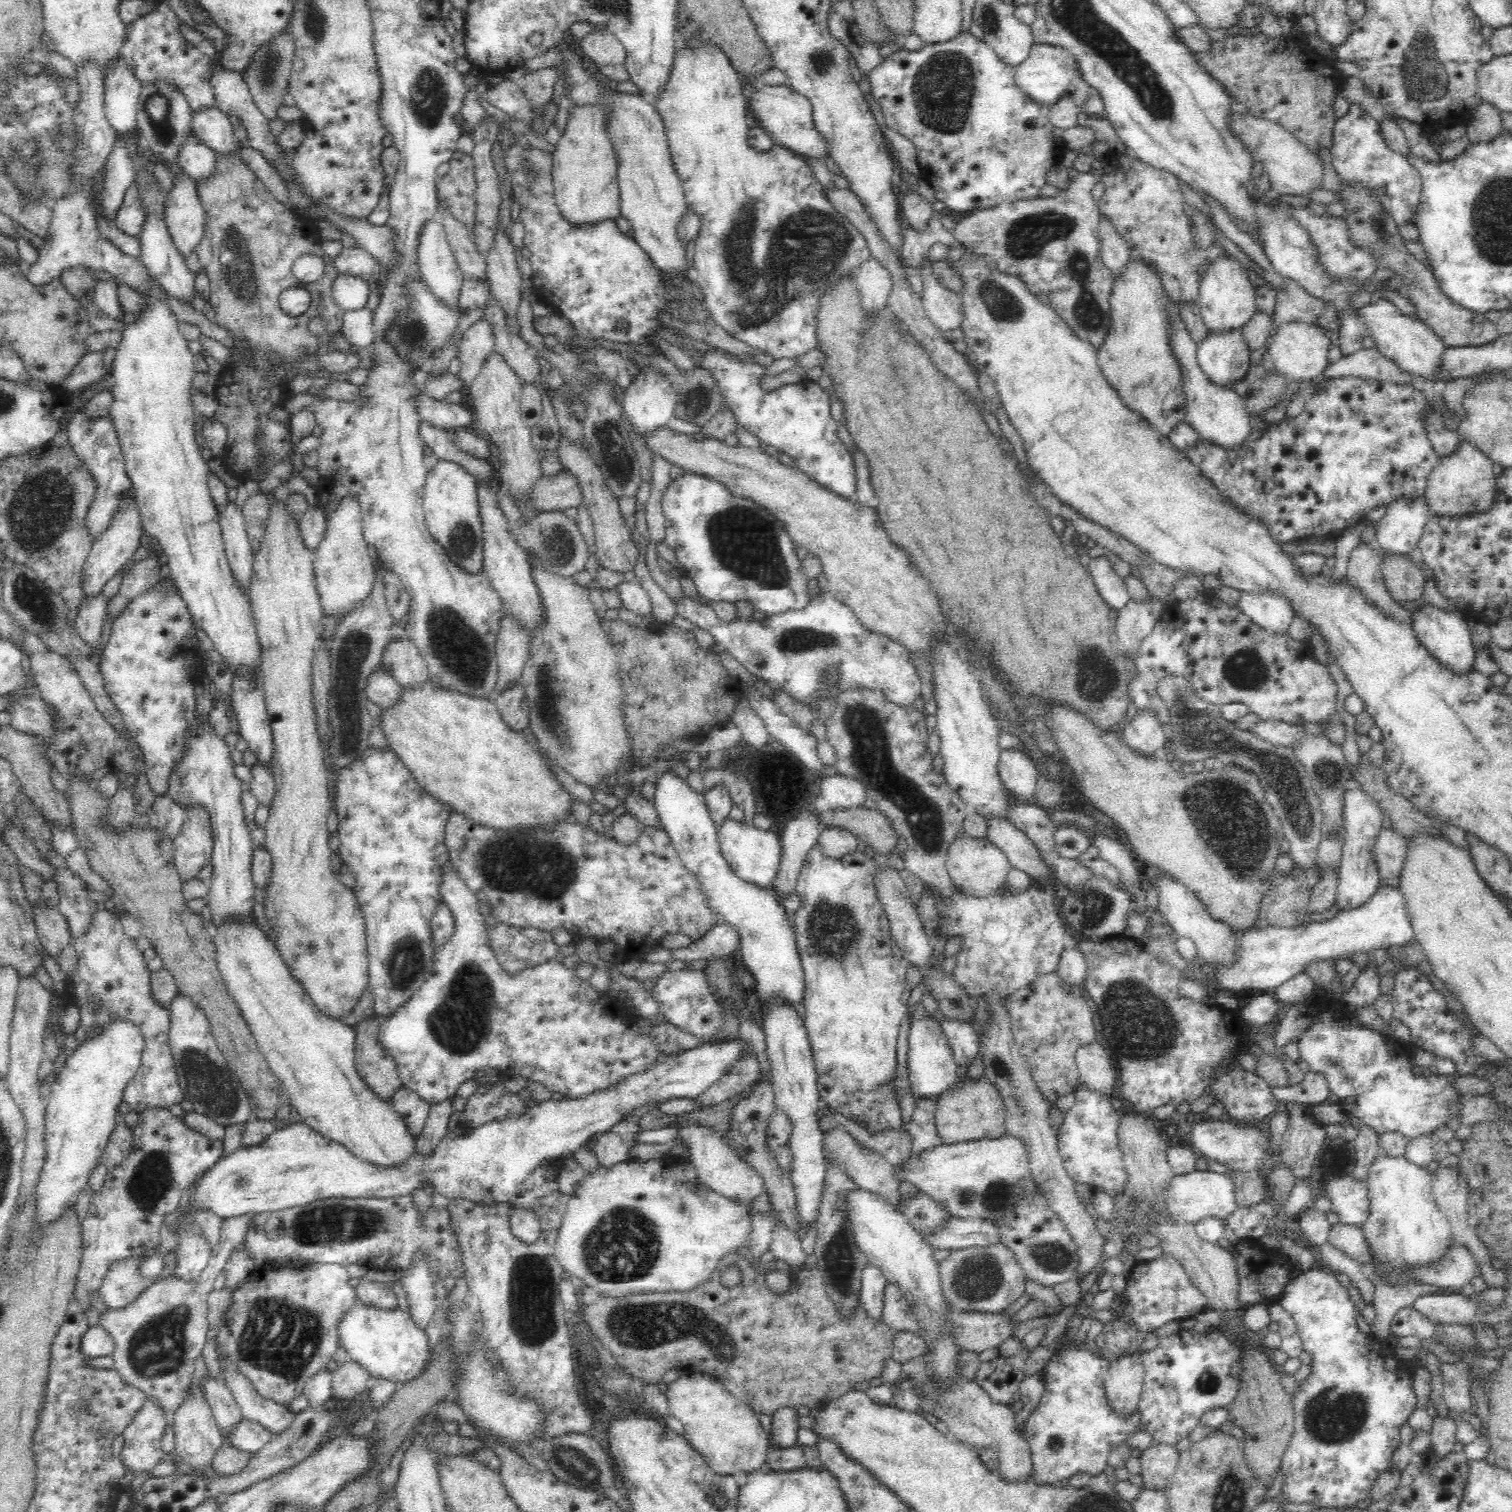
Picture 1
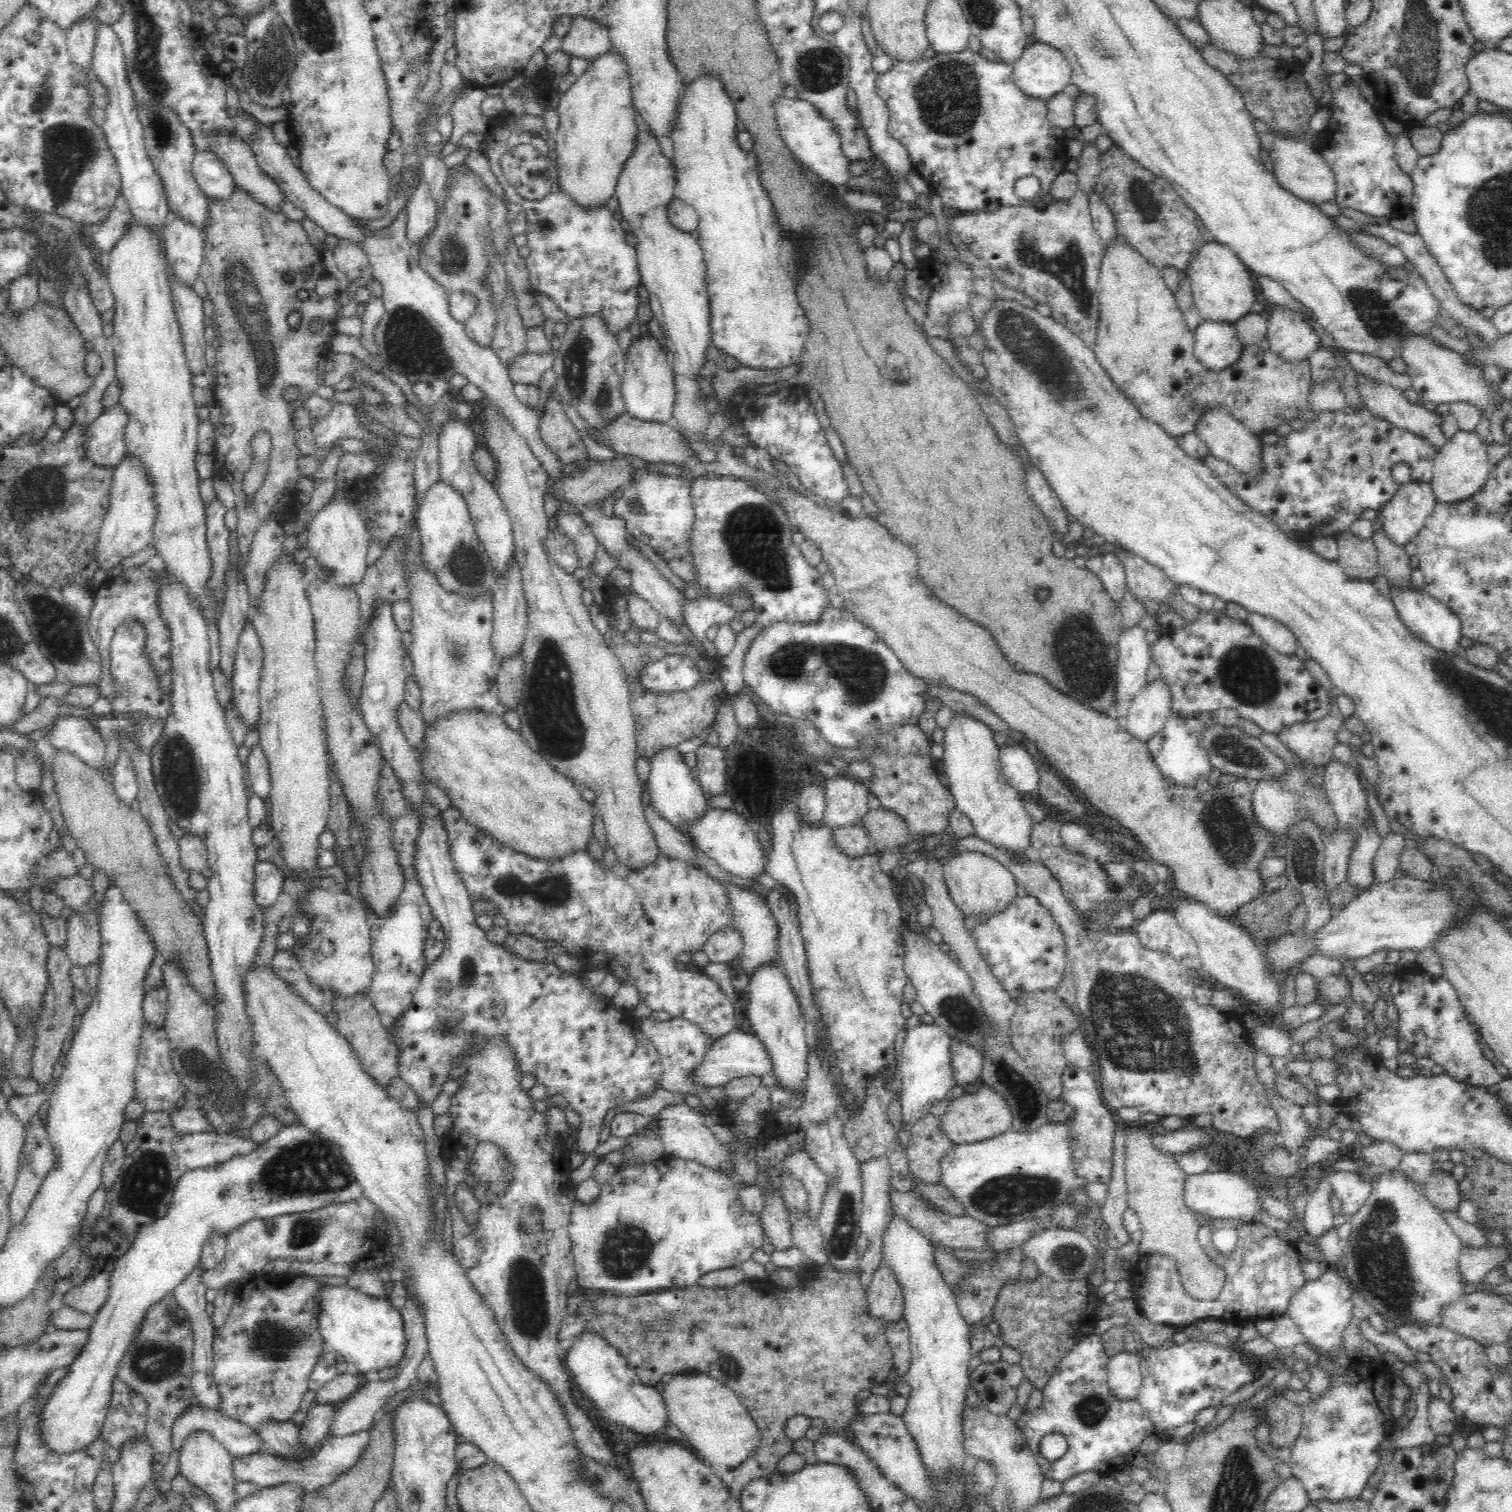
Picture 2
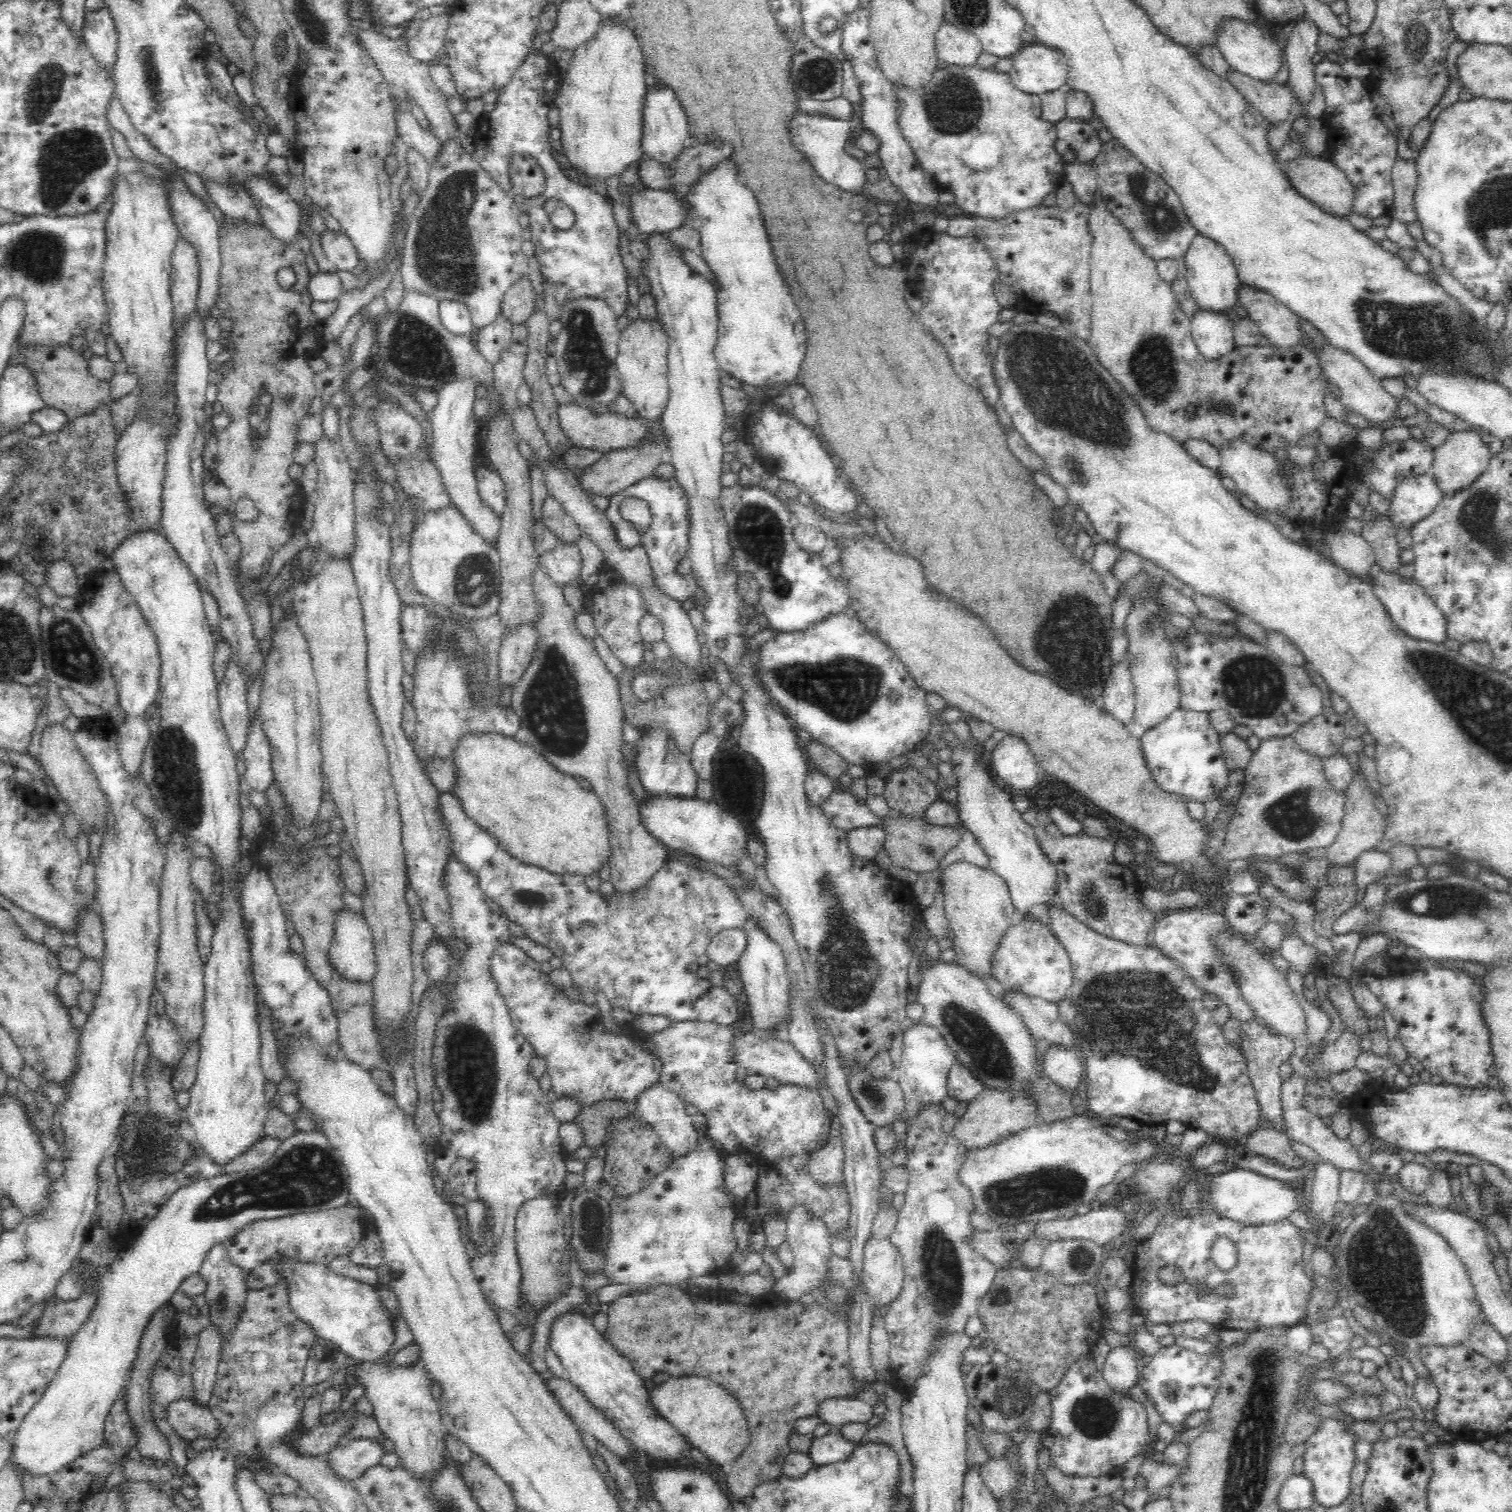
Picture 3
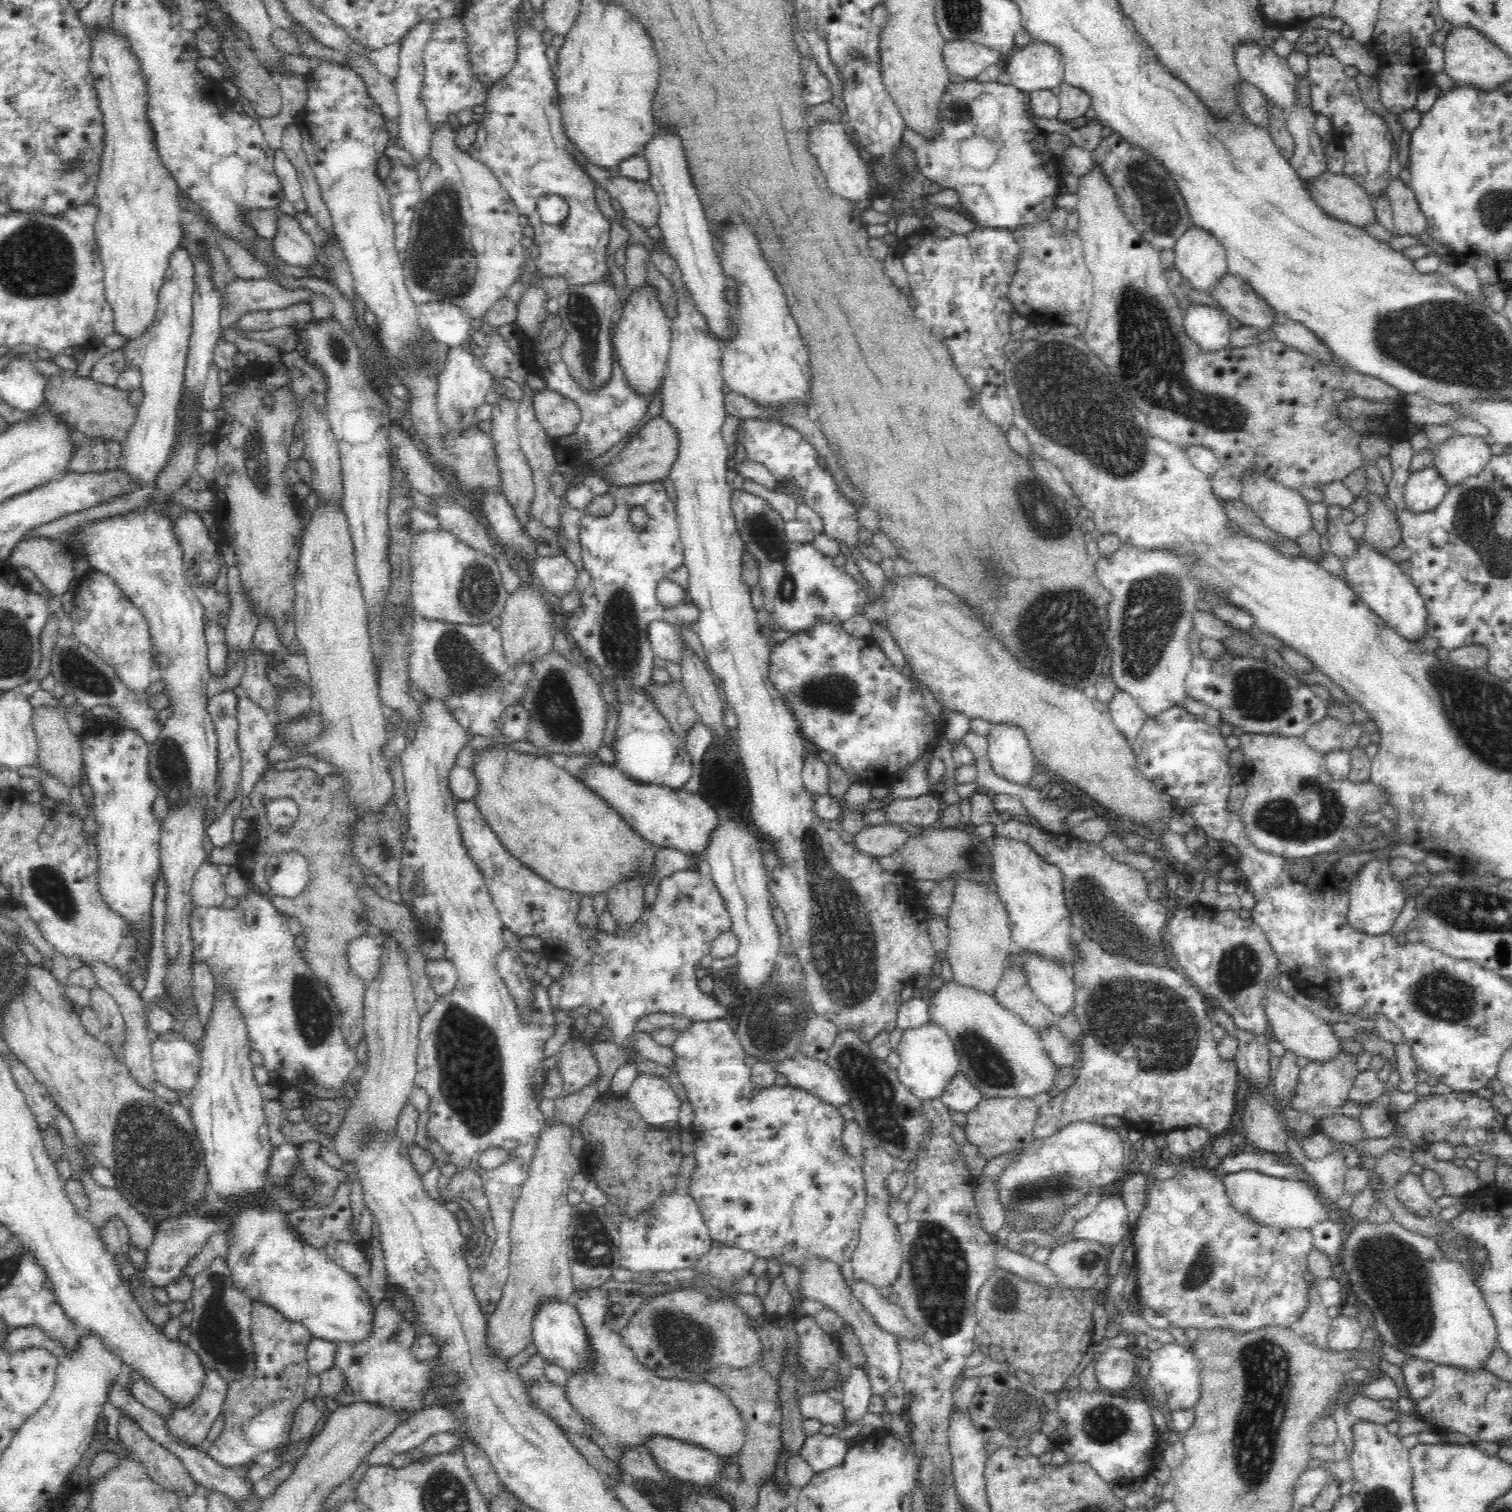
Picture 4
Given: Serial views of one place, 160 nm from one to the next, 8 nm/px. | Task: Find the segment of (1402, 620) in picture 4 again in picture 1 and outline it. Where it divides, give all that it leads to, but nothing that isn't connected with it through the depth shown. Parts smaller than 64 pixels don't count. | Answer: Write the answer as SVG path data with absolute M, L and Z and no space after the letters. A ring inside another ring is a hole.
M1423 605L1419 610L1414 612L1414 624L1412 624L1412 628L1420 644L1444 668L1447 668L1454 674L1468 674L1468 672L1474 671L1478 649L1474 648L1474 644L1472 644L1470 629L1464 617L1455 612L1448 612L1440 608L1434 608L1433 606Z

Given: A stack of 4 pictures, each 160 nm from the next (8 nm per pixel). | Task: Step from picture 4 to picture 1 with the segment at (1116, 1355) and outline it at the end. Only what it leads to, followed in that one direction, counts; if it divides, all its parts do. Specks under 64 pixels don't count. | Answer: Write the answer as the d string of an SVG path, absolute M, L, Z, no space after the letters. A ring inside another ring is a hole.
M1138 1352L1109 1363L1105 1397L1110 1409L1124 1421L1134 1417L1142 1394L1145 1372Z

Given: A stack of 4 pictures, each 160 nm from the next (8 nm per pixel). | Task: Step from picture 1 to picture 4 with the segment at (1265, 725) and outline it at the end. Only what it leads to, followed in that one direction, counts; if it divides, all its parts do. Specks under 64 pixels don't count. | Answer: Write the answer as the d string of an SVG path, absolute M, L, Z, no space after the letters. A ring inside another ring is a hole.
M1327 715L1312 724L1303 735L1306 744L1314 750L1324 753L1342 749L1342 737L1347 732L1347 726L1340 720Z

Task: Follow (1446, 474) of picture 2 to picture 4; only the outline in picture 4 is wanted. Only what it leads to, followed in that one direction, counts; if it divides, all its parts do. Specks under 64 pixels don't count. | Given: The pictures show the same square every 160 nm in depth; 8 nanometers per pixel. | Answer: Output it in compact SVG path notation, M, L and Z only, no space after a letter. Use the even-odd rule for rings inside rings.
M1454 434L1434 447L1434 462L1447 489L1480 474L1490 462L1494 444L1483 437Z

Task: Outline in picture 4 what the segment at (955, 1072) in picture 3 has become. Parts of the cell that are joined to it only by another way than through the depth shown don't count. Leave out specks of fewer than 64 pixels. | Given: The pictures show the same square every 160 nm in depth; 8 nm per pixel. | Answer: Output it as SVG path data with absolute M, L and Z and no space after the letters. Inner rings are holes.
M958 1070L940 1098L949 1110L967 1113L980 1102L982 1096L972 1082Z

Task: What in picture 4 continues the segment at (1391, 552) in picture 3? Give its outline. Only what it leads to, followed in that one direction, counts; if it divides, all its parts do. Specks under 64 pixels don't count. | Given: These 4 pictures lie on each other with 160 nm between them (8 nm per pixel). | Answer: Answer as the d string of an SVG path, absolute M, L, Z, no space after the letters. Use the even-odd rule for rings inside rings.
M1367 494L1368 510L1364 516L1366 527L1361 540L1370 548L1386 554L1401 540L1401 527L1385 501L1378 495Z

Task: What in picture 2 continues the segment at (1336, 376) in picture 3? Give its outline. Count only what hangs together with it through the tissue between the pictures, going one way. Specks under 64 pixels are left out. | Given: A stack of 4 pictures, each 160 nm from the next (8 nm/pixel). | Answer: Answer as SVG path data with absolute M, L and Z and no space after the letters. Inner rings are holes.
M1361 373L1357 379L1357 389L1362 402L1366 401L1368 407L1370 407L1374 413L1378 413L1378 415L1390 419L1390 421L1392 421L1394 425L1398 425L1398 427L1404 427L1406 430L1414 431L1414 434L1426 439L1436 451L1440 451L1444 447L1444 444L1448 442L1449 438L1446 437L1446 433L1444 433L1444 429L1442 429L1444 411L1441 407L1437 408L1435 412L1432 412L1432 410L1424 408L1424 406L1417 402L1410 402L1401 393L1400 389L1374 379L1368 380L1367 377Z

